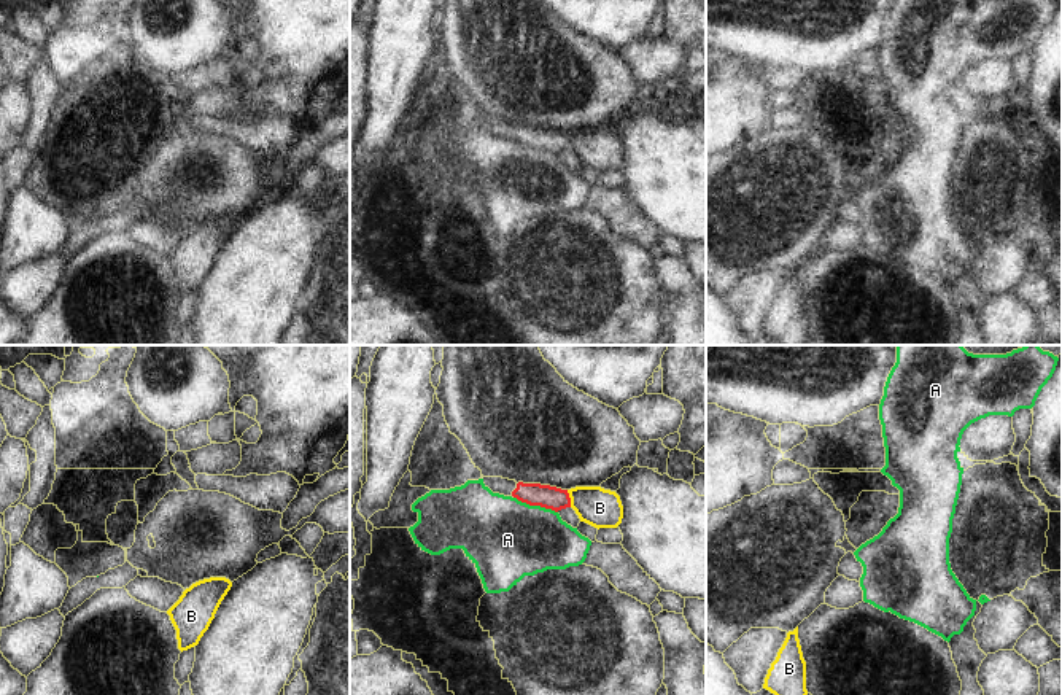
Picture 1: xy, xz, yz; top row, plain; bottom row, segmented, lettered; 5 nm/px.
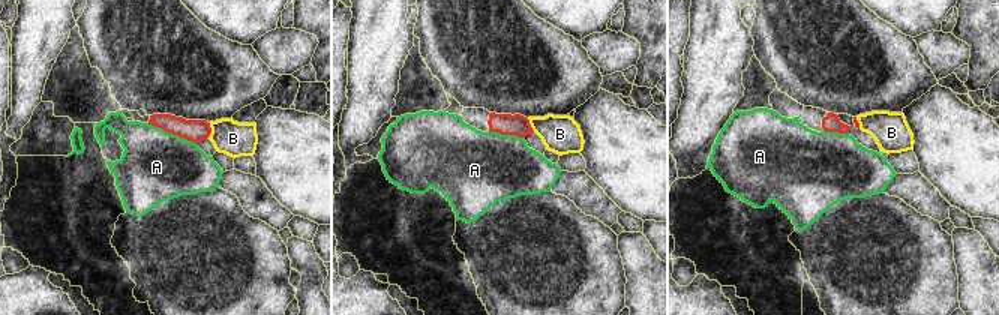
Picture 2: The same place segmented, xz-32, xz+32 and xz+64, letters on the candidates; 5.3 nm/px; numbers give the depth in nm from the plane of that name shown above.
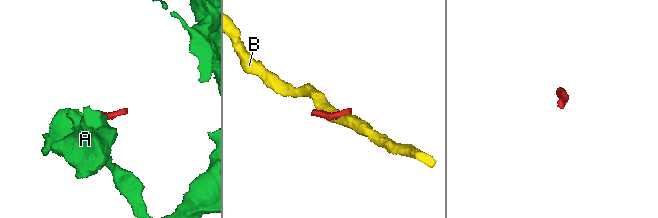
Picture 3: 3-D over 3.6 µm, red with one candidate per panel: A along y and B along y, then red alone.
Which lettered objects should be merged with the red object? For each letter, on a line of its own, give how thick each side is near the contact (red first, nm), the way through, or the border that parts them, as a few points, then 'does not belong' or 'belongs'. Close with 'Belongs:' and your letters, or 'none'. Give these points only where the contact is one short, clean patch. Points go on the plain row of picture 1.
A: 120 nm thick on the red side, 400 nm on the other; border along xz (514, 140), (557, 156); does not belong
B: 120 nm thick on the red side, 200 nm on the other; does not belong
Belongs: none

